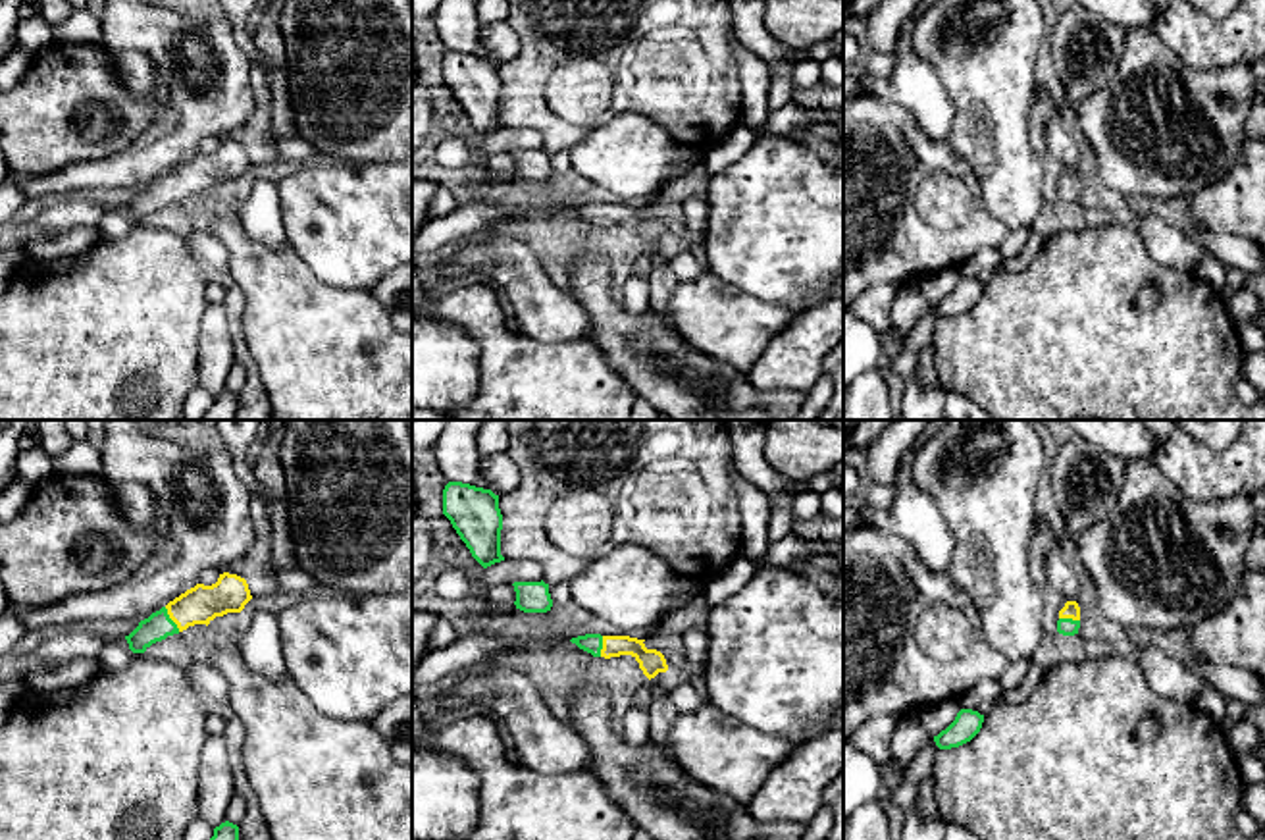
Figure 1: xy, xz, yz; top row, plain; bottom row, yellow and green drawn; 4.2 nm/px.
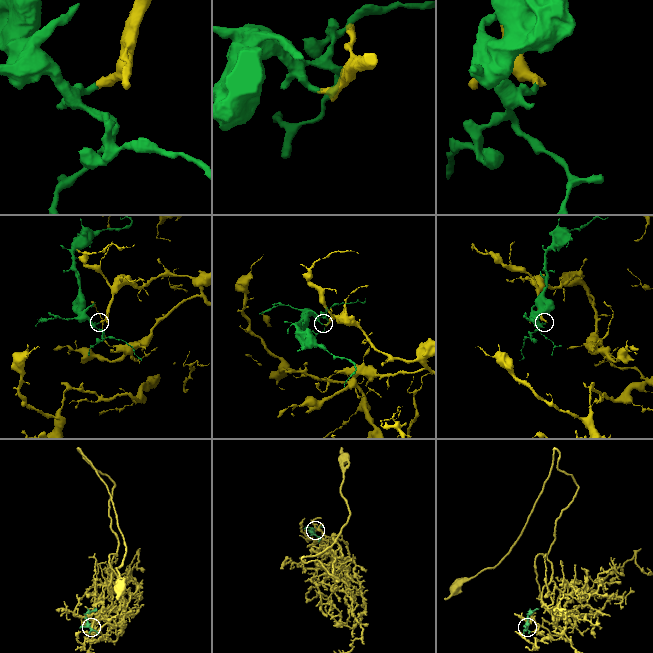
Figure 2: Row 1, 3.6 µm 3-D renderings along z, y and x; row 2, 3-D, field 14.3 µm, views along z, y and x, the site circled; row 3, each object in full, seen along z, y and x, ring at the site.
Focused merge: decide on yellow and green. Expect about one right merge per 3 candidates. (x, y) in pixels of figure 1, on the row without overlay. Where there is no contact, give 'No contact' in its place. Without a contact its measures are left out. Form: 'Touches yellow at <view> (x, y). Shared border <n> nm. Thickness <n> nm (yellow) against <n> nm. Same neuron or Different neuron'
Touches yellow at xy (170, 185). Shared border 120 nm. Thickness 160 nm (yellow) against 110 nm. Same neuron

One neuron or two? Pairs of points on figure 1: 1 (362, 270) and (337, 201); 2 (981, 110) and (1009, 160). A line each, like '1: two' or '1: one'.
1: one
2: one

